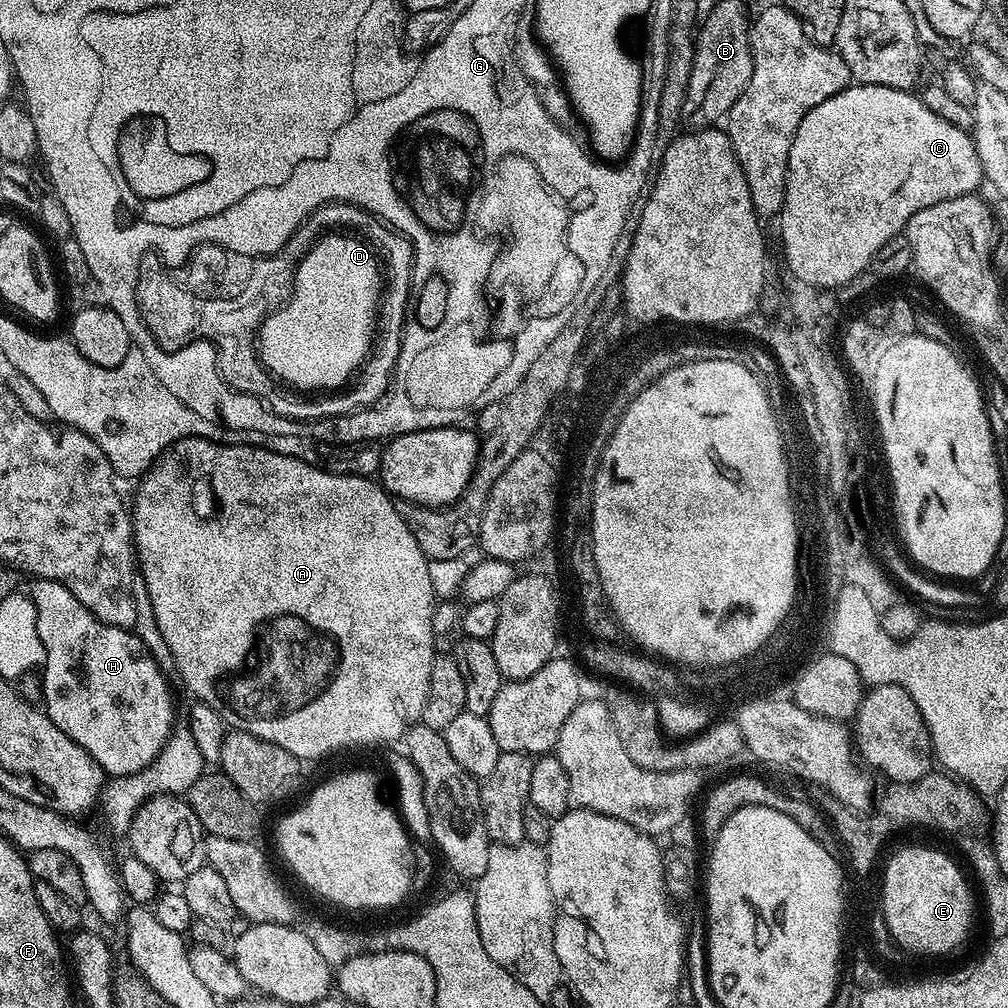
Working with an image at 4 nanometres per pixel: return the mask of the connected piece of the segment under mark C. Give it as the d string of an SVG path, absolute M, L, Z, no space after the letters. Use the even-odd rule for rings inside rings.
M853 83L838 94L834 94L834 98L826 98L826 102L822 102L822 106L814 106L814 110L810 110L810 114L806 114L806 118L802 118L794 142L790 146L786 198L778 217L788 268L802 283L813 287L824 282L836 284L837 280L848 280L848 276L852 276L852 272L856 272L860 268L860 264L866 264L872 250L877 249L878 245L886 246L886 242L890 242L890 235L895 233L896 229L908 226L910 218L914 218L914 214L918 214L918 210L926 210L926 206L938 206L938 202L946 202L950 198L971 196L984 179L985 174L973 144L973 137L967 131L944 121L938 114L934 114L933 110L928 110L919 95L902 88Z

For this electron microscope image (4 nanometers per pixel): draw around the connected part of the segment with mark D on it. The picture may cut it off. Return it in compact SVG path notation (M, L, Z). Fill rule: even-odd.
M342 220L326 224L324 232L318 232L318 236L326 236L326 238L318 238L320 246L307 247L304 252L305 256L297 264L295 261L294 271L288 280L288 292L284 298L278 300L278 304L274 304L274 312L266 308L261 324L246 327L246 338L250 338L252 364L260 372L260 376L256 376L256 389L252 391L252 395L263 400L273 412L280 416L288 416L292 420L321 420L324 417L322 408L326 406L326 402L353 396L358 391L358 384L356 384L358 369L362 366L362 362L376 362L380 342L384 340L384 334L388 330L386 324L392 326L392 322L388 322L388 314L386 314L388 302L390 302L390 290L392 290L392 266L390 266L388 250L382 246L382 240L374 240L374 236L366 228L354 226L354 224L342 222Z

